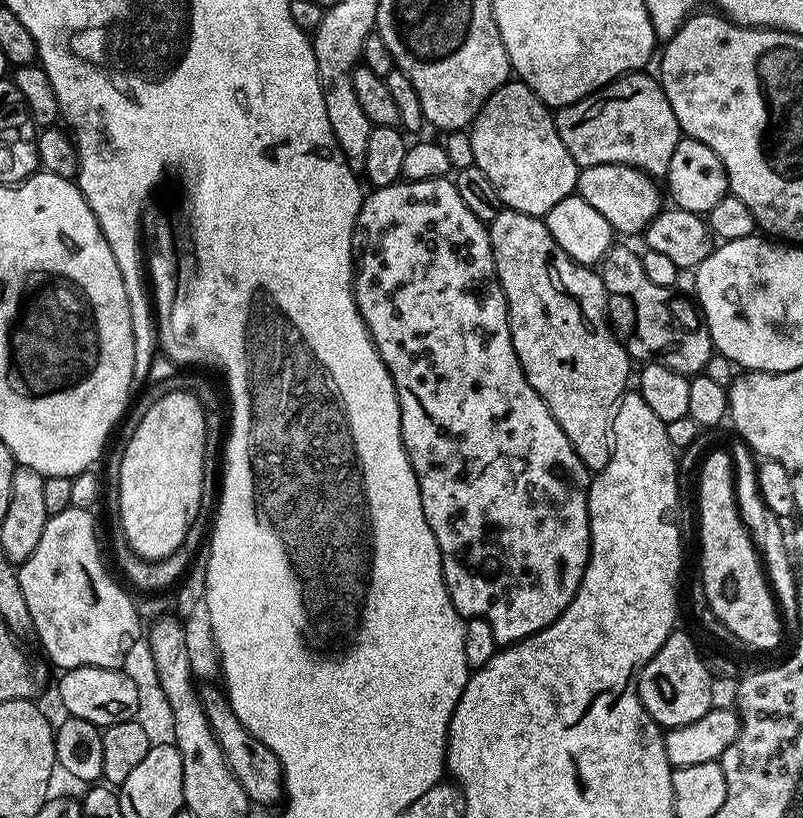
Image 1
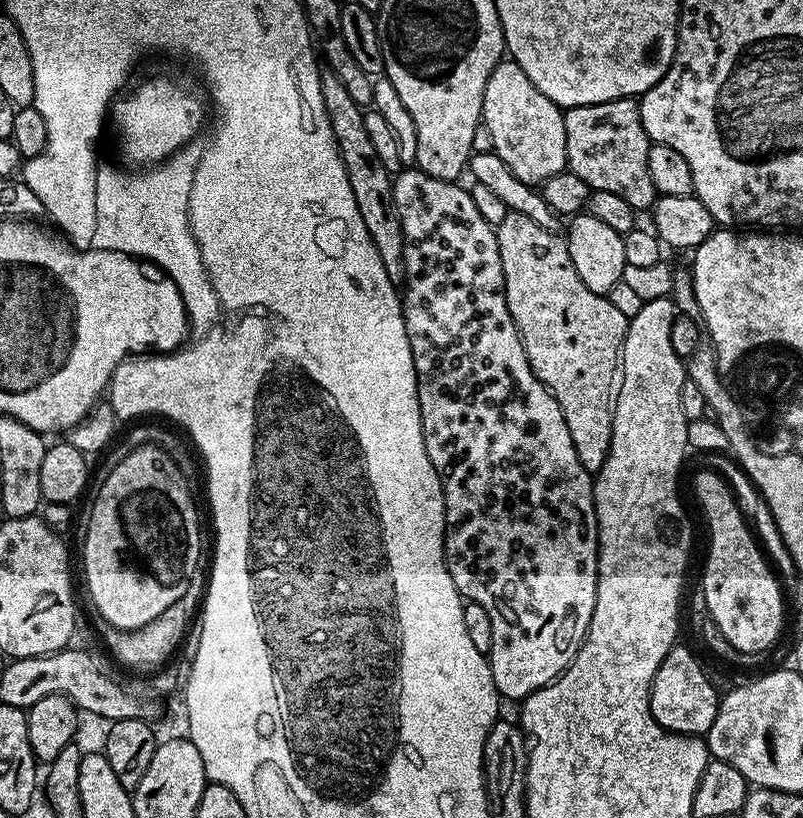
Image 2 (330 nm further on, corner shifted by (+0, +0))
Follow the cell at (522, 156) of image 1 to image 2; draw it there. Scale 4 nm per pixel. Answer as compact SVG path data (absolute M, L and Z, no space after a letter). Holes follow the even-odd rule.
M511 58L501 60L494 74L490 74L490 82L486 82L482 123L494 137L492 151L498 154L498 158L502 158L502 162L506 162L506 166L510 166L510 170L514 170L514 174L518 174L518 178L522 178L522 182L539 186L554 174L565 171L568 155L564 112L559 104L550 102L550 98L546 98L546 94L542 94L542 90L538 90L530 78L526 78L522 66L518 66Z

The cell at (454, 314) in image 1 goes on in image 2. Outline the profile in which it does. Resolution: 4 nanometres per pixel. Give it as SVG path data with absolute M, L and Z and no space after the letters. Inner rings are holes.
M415 166L405 167L395 173L392 193L404 235L402 288L404 325L414 358L426 454L434 470L440 475L440 485L444 491L444 561L461 597L465 601L484 607L486 614L490 614L490 627L494 630L494 638L486 655L490 674L494 678L494 686L505 701L522 702L531 692L545 688L565 672L584 644L585 636L588 635L596 601L596 554L600 551L600 533L596 530L596 507L592 497L594 476L584 469L582 462L578 462L574 442L570 442L570 430L566 430L566 418L562 418L558 402L534 374L526 358L526 350L522 346L518 330L510 318L510 310L506 306L502 258L498 254L495 227L488 224L486 218L482 218L482 214L478 214L478 206L474 206L471 191L467 187L459 188L460 186L459 183L450 180L434 178Z

